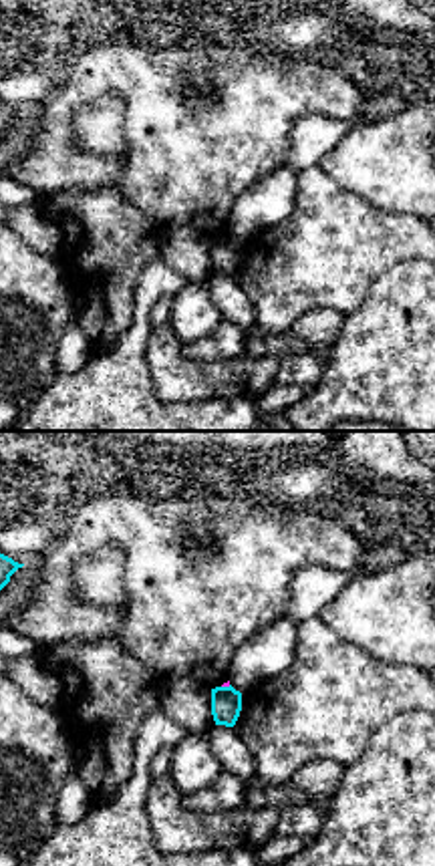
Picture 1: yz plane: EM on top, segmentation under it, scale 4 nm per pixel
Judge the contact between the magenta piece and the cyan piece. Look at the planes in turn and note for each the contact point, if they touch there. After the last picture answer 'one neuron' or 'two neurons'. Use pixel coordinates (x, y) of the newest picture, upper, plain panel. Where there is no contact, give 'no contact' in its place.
contact (226, 234)

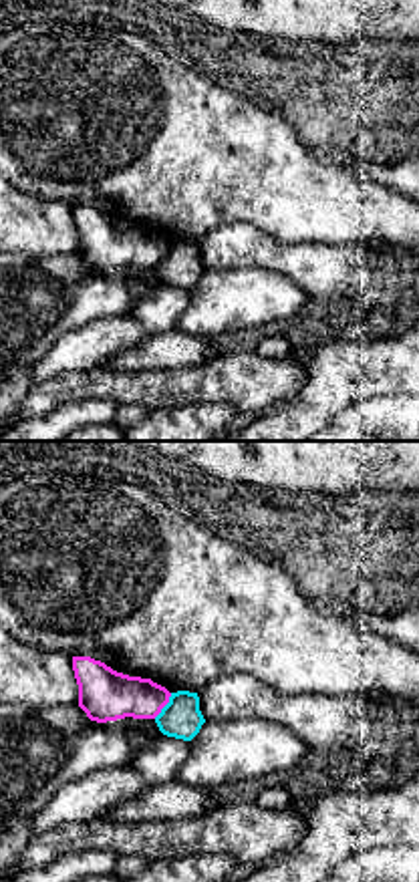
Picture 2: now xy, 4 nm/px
contact (166, 252)

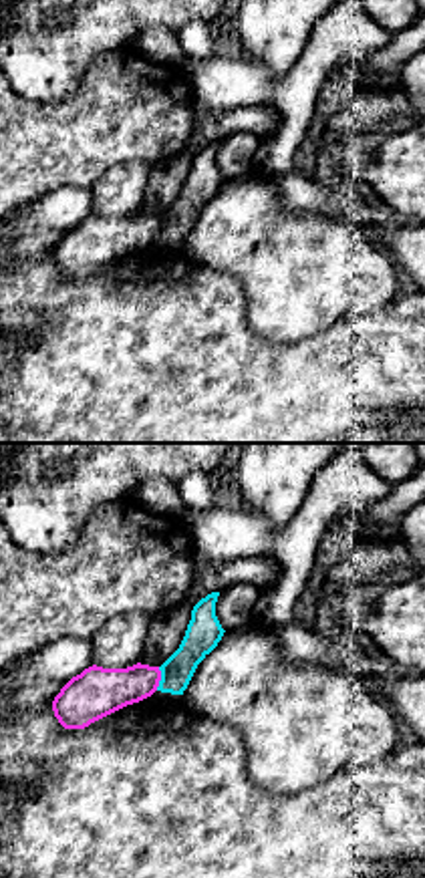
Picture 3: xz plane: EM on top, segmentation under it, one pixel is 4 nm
contact (160, 228)

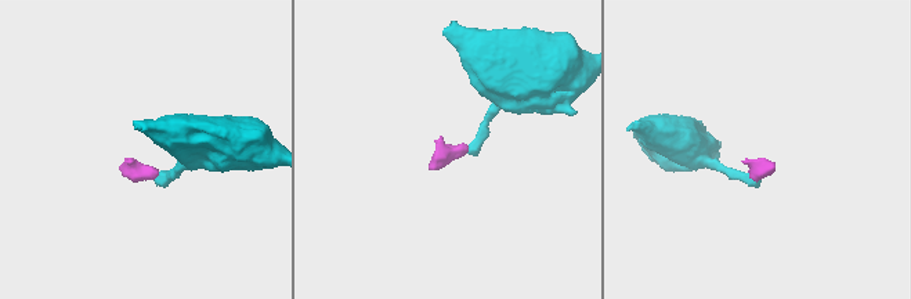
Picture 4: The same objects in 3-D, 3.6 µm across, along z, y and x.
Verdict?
two neurons

